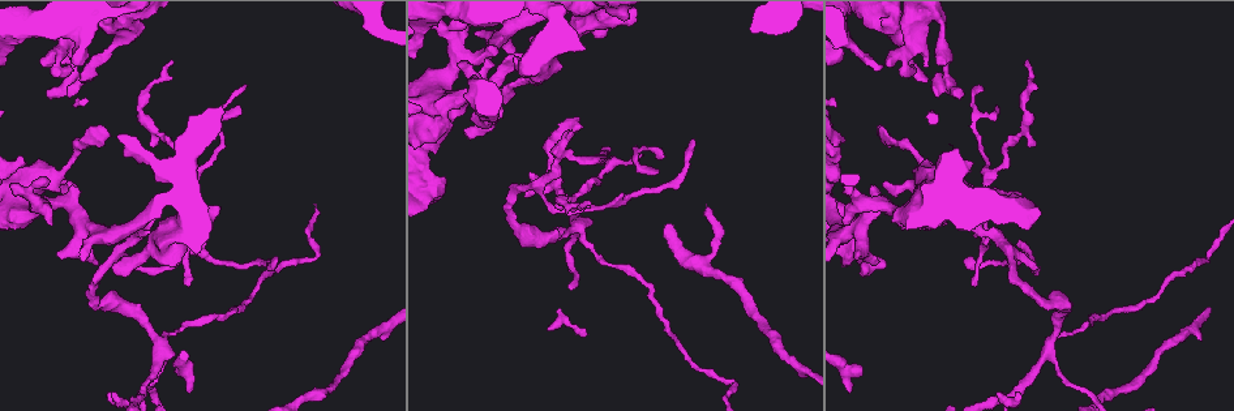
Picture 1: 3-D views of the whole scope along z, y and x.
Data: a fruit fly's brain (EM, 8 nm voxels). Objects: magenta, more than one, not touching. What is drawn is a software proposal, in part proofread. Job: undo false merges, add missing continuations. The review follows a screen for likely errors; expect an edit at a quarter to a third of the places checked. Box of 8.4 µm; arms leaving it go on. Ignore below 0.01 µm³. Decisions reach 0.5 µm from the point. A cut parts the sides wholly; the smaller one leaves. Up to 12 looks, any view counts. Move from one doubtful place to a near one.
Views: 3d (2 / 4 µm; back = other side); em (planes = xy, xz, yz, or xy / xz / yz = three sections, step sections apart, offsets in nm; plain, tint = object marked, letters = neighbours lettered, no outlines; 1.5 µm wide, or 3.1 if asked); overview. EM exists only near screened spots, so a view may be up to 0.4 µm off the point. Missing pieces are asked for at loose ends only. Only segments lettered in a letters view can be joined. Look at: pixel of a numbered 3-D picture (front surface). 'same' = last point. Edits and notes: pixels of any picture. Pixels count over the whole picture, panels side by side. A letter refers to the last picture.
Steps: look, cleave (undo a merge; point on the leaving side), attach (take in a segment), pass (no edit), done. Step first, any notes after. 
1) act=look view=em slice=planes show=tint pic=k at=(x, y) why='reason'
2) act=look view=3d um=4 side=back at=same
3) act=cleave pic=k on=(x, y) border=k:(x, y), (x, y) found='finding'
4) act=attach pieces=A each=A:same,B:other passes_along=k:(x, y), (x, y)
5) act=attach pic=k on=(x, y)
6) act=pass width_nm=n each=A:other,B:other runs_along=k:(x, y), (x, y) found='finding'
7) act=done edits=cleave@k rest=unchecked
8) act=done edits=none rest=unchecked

act=look view=em slice=planes show=tint pic=1 at=(97, 127) why='an open end'

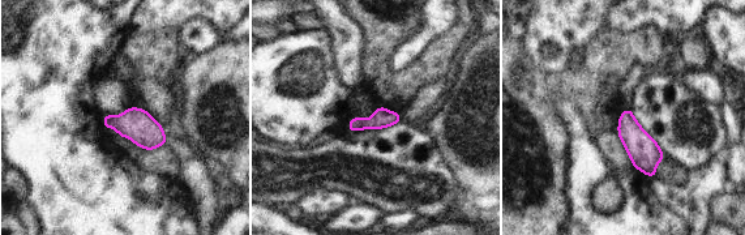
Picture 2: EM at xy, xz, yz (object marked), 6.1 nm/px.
act=look view=em slice=planes show=letters at=same

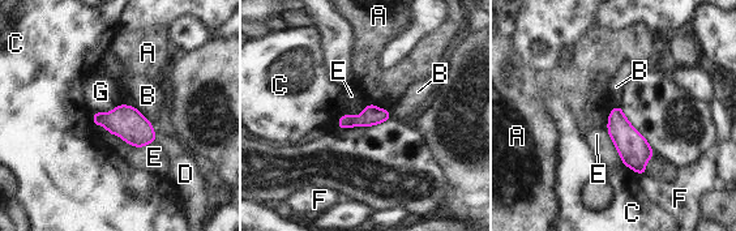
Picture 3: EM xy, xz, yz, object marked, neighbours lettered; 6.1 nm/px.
act=pass each=A:other,B:other,C:other,D:other,E:other,F:other,G:other found='none of them fits'

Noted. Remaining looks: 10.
act=look view=3d um=4 pic=1 at=(561, 157) why='a fork'

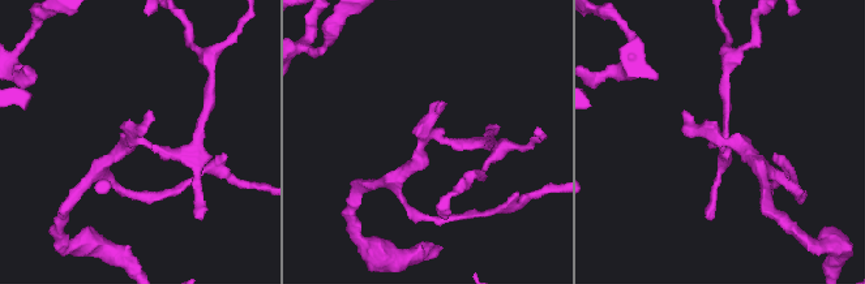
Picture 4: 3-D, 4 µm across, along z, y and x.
act=look view=em slice=xy step=4 show=tint pic=4 at=(429, 139)

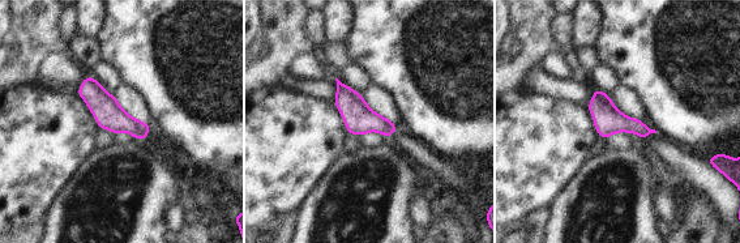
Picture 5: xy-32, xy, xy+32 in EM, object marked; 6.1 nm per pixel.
act=look view=em slice=planes show=letters at=same

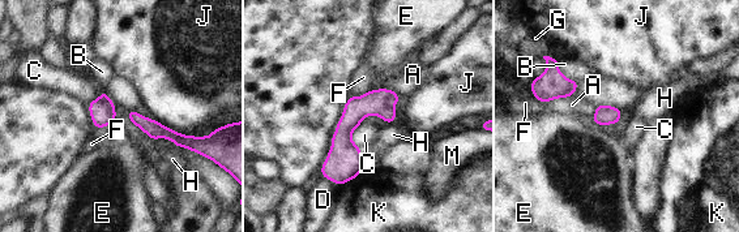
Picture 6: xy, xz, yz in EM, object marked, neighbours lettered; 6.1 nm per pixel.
act=pass each=A:other,B:other,C:other,D:other,E:other,F:other,G:other,H:other,J:other,K:other,M:other border=6:(361, 123), (351, 134), (358, 147) found='all the same neuron'

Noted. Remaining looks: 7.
act=look view=em slice=xz step=4 show=tint pic=1 at=(159, 239) why='sudden change in width'

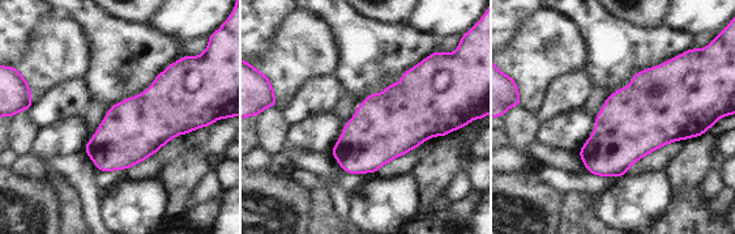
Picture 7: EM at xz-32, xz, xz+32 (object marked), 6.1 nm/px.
act=look view=em slice=planes show=letters at=same why='cut it another way'

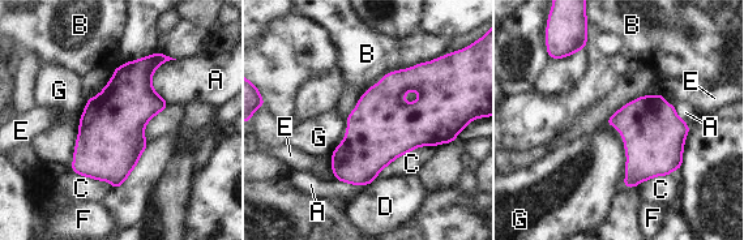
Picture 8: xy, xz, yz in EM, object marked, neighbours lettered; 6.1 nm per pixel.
act=pass width_nm=240 each=A:other,B:other,C:other,D:other,E:other,F:other,G:other found='continuous, no second neuron'

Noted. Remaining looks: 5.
act=look view=em slice=yz step=8 show=tint pic=1 at=(1018, 393)

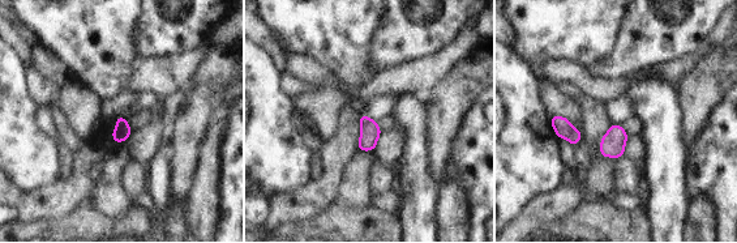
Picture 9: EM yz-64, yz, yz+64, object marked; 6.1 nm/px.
act=look view=em slice=yz step=8 show=letters at=same why='what lies round it'

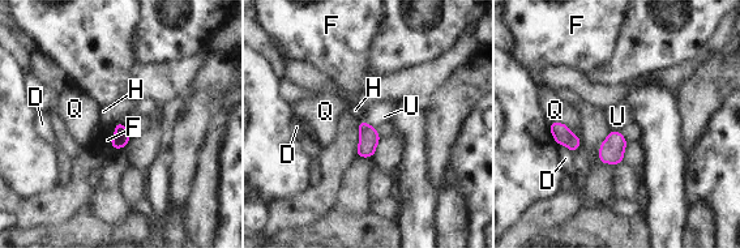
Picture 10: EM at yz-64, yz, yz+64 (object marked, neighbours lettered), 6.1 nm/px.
act=pass width_nm=110 each=D:other,F:other,H:other,Q:other,U:other found='no lettered segment goes on from it'

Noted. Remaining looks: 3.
act=look view=em slice=xy step=4 show=letters pic=1 at=(174, 62)

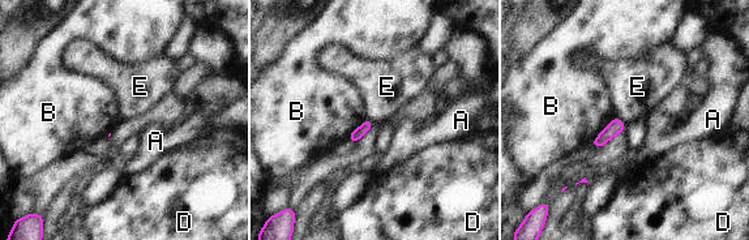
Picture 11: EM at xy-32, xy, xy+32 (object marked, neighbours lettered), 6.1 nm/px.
act=look view=em slice=yz step=8 show=letters at=same why='cut it another way'

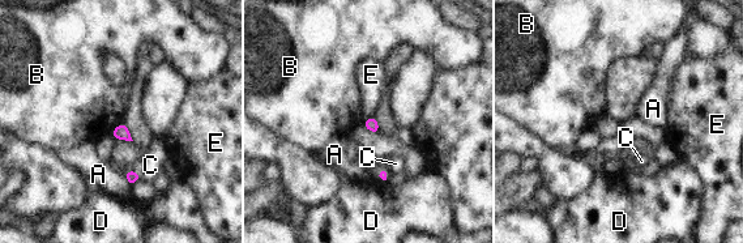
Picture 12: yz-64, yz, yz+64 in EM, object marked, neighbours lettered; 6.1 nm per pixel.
act=pass each=A:other,B:other,C:other,D:other,E:other found='none of them fits'

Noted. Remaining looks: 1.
act=done edits=none rest=unchecked

